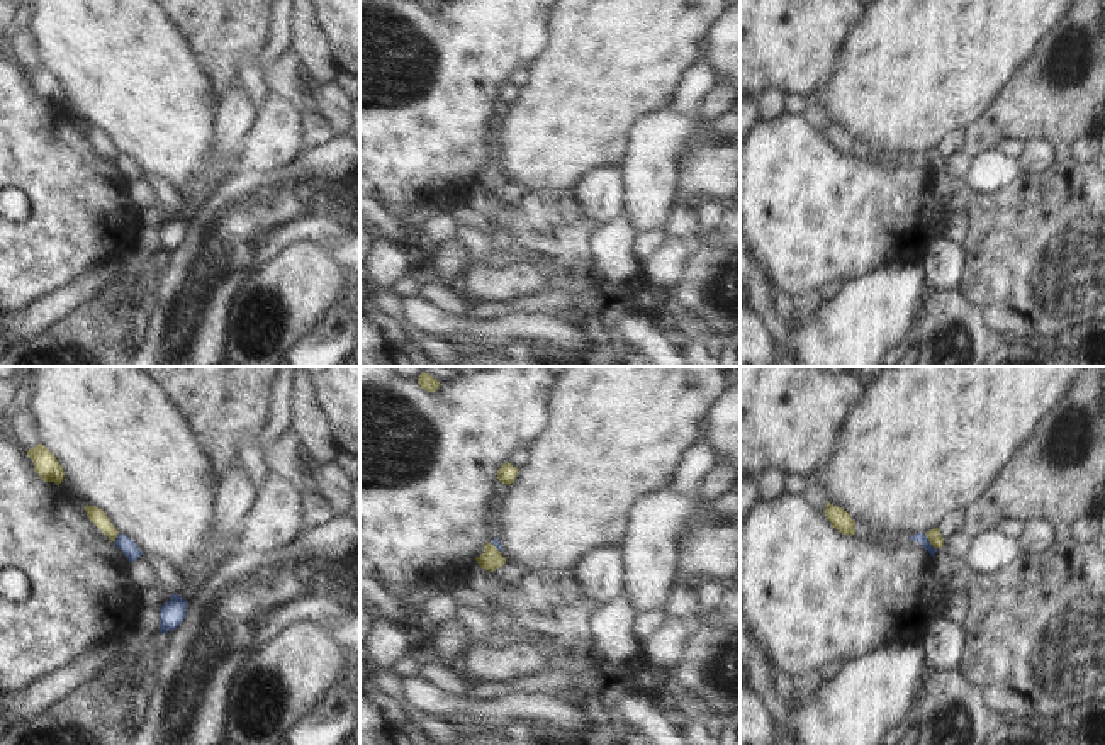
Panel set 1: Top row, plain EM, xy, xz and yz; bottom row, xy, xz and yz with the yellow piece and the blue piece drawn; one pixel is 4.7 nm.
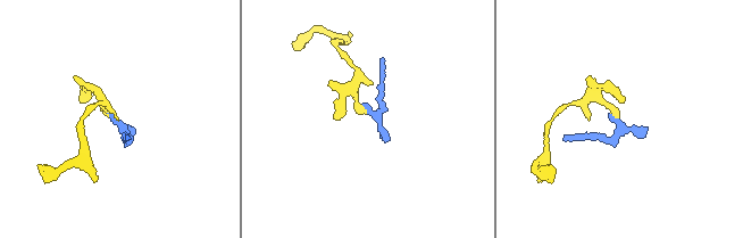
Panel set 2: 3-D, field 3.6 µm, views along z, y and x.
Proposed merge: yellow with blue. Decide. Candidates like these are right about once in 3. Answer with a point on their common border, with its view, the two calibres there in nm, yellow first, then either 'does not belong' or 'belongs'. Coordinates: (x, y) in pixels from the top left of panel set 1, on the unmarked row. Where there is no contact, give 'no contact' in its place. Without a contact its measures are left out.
meets yellow in yz at (929, 160); 70 nm thick on the yellow side, 50 nm on the other; does not belong

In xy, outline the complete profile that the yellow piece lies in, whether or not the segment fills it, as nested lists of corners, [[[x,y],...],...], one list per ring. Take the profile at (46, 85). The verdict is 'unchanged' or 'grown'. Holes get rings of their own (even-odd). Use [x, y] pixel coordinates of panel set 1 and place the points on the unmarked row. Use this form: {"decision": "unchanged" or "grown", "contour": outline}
{"decision": "unchanged", "contour": [[[42,63],[31,68],[27,71],[27,76],[34,81],[34,92],[41,97],[41,100],[54,102],[56,105],[63,102],[63,87]]]}

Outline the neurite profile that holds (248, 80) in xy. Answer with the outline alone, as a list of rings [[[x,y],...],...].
[[[256,64],[239,66],[238,85],[248,93],[250,102],[255,109],[258,109],[268,97],[263,81],[258,78]]]

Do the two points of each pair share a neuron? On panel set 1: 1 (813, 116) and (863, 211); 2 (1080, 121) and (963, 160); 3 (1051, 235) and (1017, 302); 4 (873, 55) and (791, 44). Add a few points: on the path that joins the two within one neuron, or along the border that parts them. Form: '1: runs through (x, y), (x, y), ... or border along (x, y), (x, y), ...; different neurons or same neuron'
1: border along (802, 116), (813, 129); different neurons
2: border along (963, 150), (971, 158); different neurons
3: runs through (1051, 252), (1049, 258), (1036, 272), (1031, 285); same neuron
4: border along (861, 17), (841, 51), (841, 67), (825, 87); different neurons

